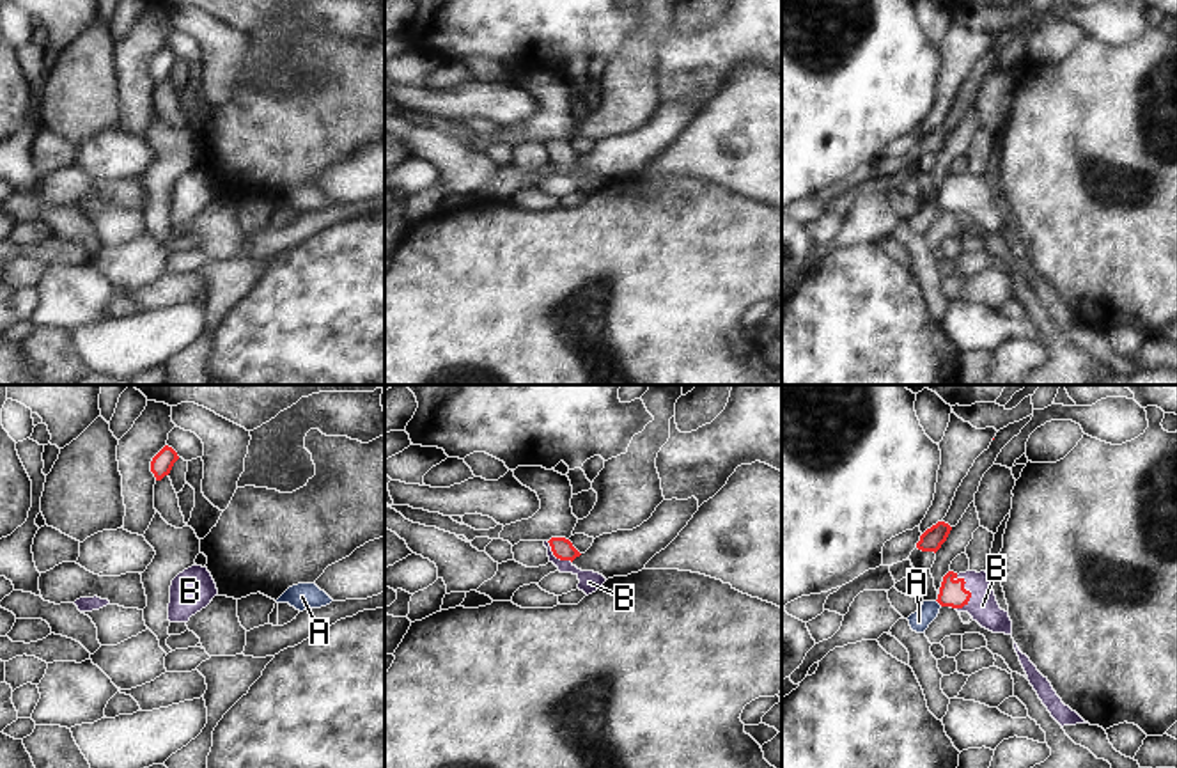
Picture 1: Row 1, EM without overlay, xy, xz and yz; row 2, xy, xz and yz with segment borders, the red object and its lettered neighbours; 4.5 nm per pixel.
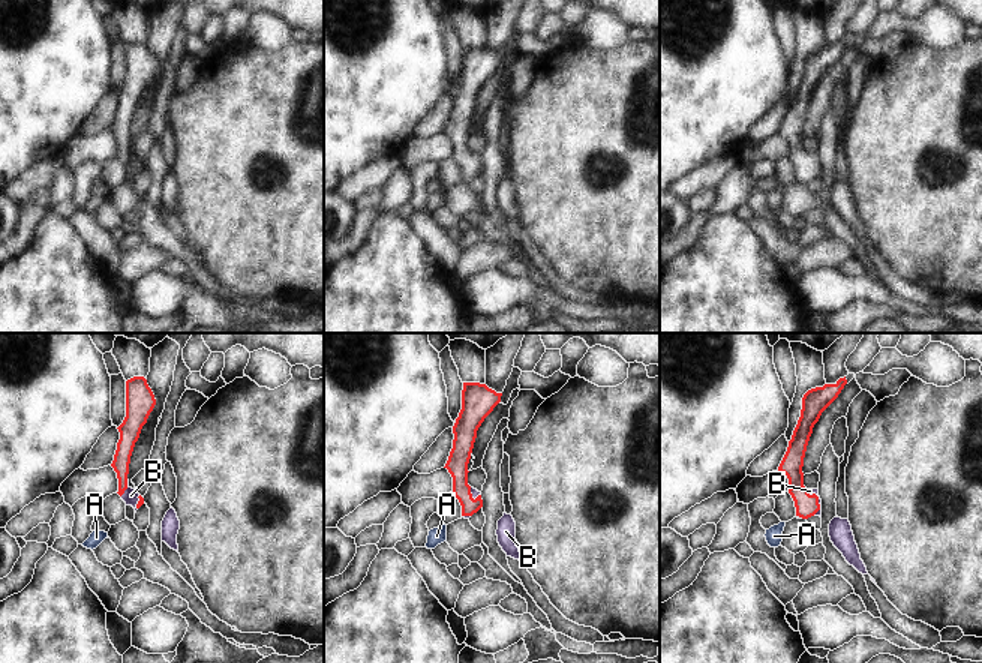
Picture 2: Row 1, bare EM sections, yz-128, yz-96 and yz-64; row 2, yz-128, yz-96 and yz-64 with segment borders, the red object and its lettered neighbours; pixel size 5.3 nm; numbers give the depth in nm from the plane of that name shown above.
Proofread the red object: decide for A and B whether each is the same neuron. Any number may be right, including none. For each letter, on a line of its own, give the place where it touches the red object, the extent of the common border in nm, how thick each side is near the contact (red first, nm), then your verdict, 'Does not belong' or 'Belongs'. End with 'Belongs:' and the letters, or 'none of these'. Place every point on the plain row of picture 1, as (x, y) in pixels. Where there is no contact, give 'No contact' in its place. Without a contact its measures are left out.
A: Touches red at yz (940, 206). Shared border 40 nm. Thickness 120 nm (red) against 90 nm. Does not belong
B: Touches red at yz (970, 197). Shared border 160 nm. Thickness 120 nm (red) against 140 nm. Belongs
Belongs: B

